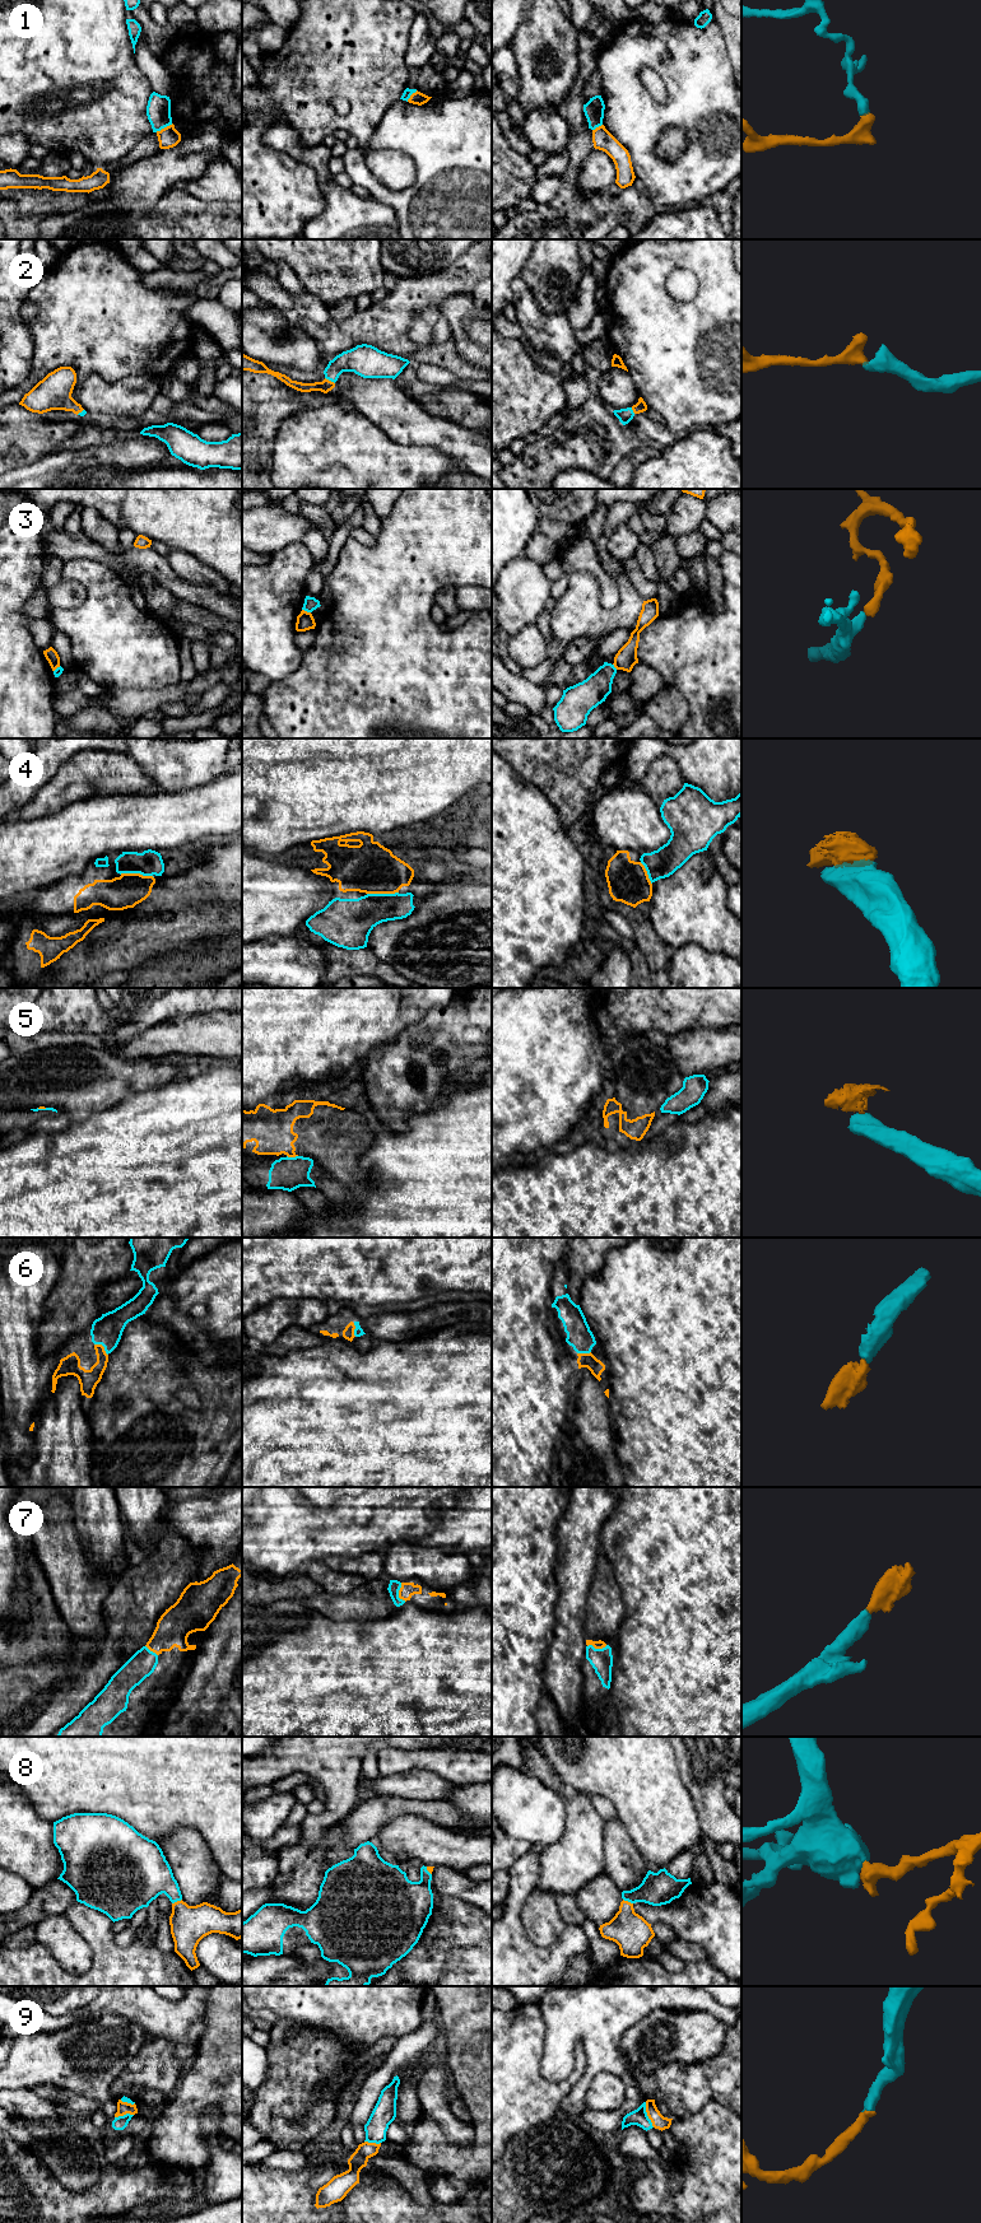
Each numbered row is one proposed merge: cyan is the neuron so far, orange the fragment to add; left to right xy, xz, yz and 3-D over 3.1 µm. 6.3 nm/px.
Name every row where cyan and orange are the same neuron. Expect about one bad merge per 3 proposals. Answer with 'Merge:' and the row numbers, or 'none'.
Merge: 2, 4, 6, 7, 8, 9

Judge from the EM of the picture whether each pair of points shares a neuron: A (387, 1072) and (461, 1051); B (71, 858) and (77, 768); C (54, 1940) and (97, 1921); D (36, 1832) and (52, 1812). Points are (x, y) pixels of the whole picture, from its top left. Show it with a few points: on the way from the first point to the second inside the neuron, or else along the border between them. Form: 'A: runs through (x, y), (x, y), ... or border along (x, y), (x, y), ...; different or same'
A: runs through (405, 1066), (409, 1062), (414, 1065), (443, 1065); same
B: border along (105, 795), (94, 795), (74, 801), (49, 815); different
C: border along (64, 1914), (69, 1924), (89, 1947), (92, 1956); different
D: border along (26, 1797), (31, 1807), (52, 1823); different

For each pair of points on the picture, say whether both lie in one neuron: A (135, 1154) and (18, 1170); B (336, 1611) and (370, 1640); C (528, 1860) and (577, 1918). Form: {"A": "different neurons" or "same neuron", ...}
{"A": "same neuron", "B": "different neurons", "C": "different neurons"}

